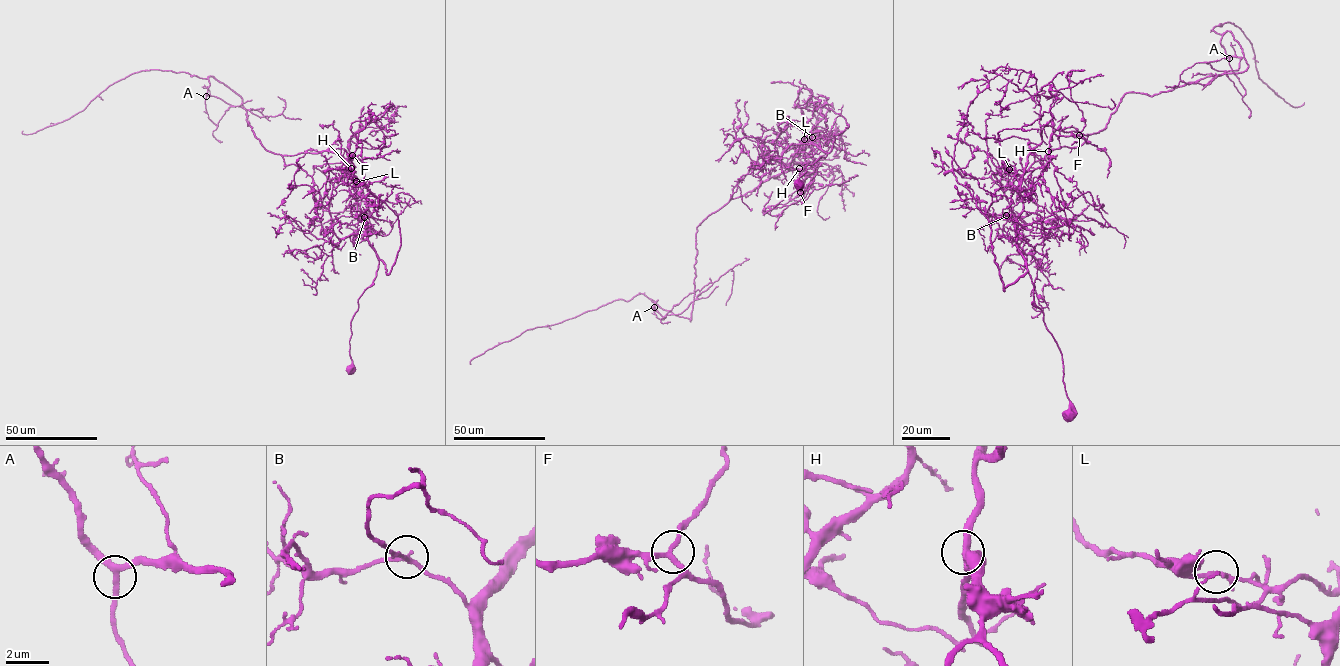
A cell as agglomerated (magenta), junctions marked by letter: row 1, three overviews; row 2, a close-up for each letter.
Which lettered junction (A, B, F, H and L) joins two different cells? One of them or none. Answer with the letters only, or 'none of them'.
L

